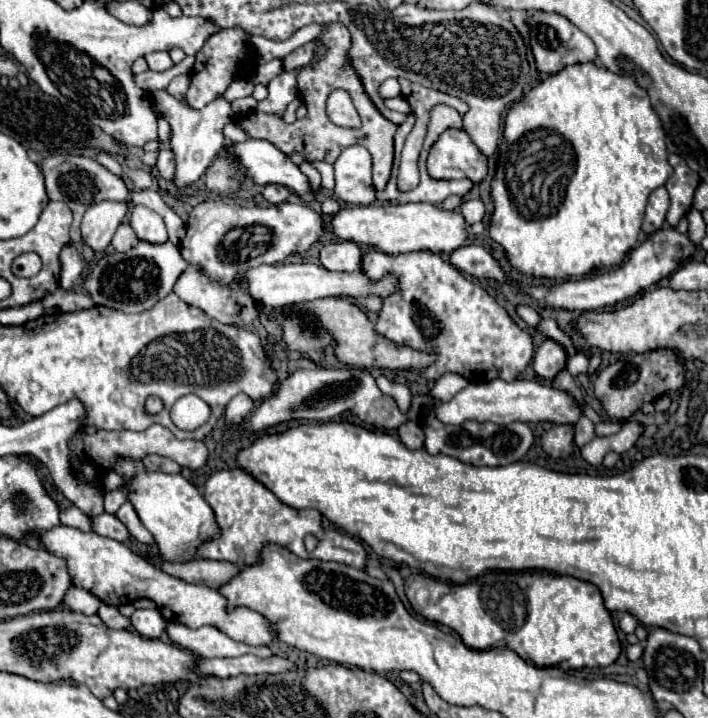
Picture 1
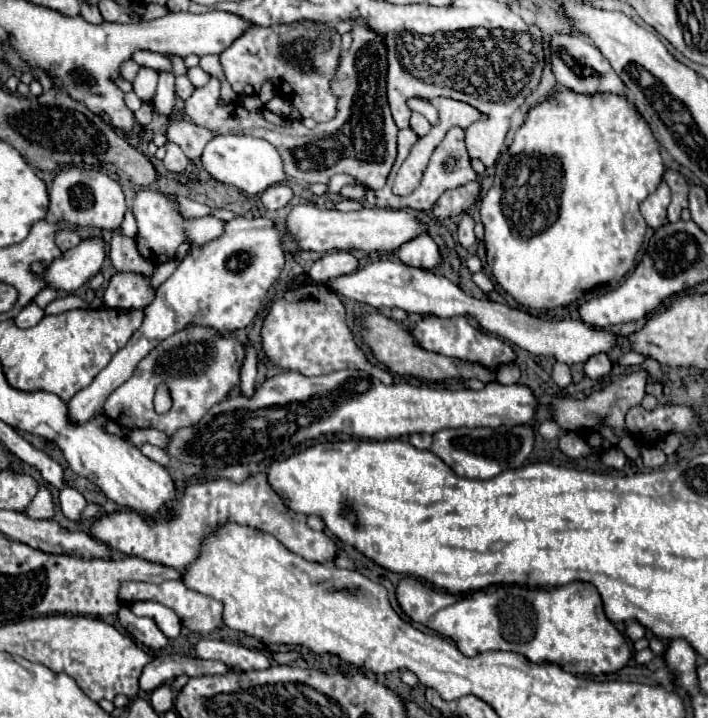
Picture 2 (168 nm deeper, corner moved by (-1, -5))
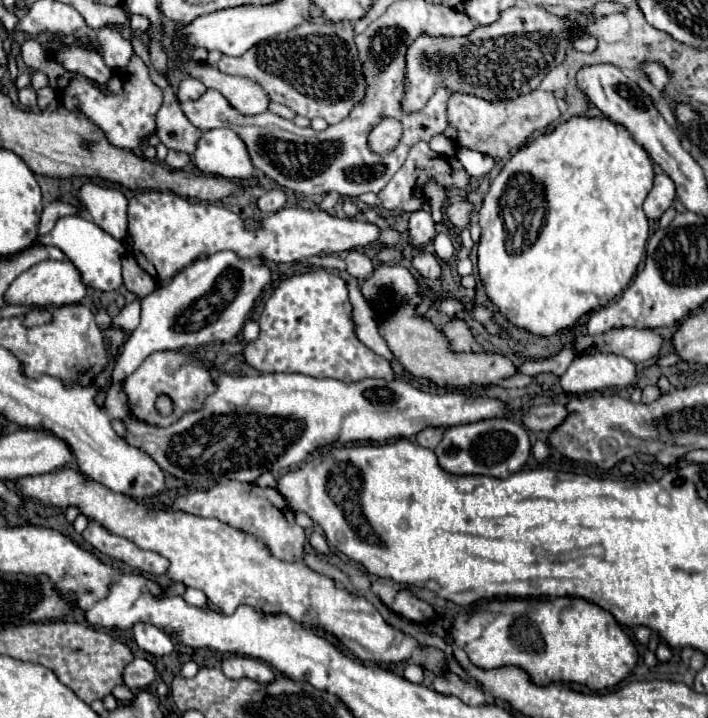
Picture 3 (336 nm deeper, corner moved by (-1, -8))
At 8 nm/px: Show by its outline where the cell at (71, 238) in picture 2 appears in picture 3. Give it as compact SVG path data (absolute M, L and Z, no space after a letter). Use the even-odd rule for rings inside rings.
M81 216L59 218L55 228L49 234L37 238L37 244L57 246L79 268L81 279L87 286L93 286L97 290L117 290L123 284L123 280L121 280L121 258L127 252L123 242L111 238L99 226L95 226L93 222L89 222Z

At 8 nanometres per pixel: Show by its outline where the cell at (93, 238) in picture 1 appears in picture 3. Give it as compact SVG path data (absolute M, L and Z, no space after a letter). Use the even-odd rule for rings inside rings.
M45 260L35 266L31 266L27 272L23 272L5 292L5 300L9 304L29 304L29 306L65 306L65 304L77 304L87 294L87 286L83 284L79 270L71 260Z

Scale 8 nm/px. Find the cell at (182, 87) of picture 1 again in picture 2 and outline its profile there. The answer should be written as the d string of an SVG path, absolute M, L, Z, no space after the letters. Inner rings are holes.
M181 75L181 77L177 77L177 83L175 83L175 89L177 89L177 97L179 99L189 99L191 95L193 95L193 91L195 91L195 87L193 87L193 83L189 81L189 77L187 75Z

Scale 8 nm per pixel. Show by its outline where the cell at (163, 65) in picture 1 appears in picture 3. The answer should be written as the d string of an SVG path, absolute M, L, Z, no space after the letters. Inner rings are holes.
M101 30L97 38L103 44L103 60L105 64L115 70L115 68L125 68L135 54L131 42L123 40L123 36L117 30Z

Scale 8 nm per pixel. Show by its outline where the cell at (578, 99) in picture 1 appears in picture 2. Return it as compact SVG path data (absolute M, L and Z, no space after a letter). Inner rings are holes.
M561 91L553 99L541 103L541 105L535 105L529 111L525 125L521 125L515 131L509 151L501 153L501 157L497 159L497 171L495 171L493 185L479 203L479 215L481 215L483 227L485 227L483 243L487 249L487 265L491 267L491 273L495 275L497 283L517 303L521 303L529 309L537 309L537 311L551 311L555 307L567 307L567 305L575 303L577 299L581 299L587 291L591 291L593 287L603 285L603 283L609 283L613 287L619 285L623 281L623 277L635 267L637 251L641 249L643 239L645 239L647 223L645 223L643 215L639 213L639 205L645 201L645 197L649 193L653 193L657 189L659 181L663 179L663 173L665 173L665 167L663 167L659 143L653 137L651 127L629 101L623 101L623 97L615 97L615 95L607 95L607 93L597 93L595 97L587 97L587 95L577 95L571 91Z

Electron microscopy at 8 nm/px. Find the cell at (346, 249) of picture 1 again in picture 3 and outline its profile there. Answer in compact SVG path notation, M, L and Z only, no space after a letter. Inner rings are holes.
M351 250L345 258L345 264L347 264L347 272L359 280L365 280L373 274L373 262L363 252Z

